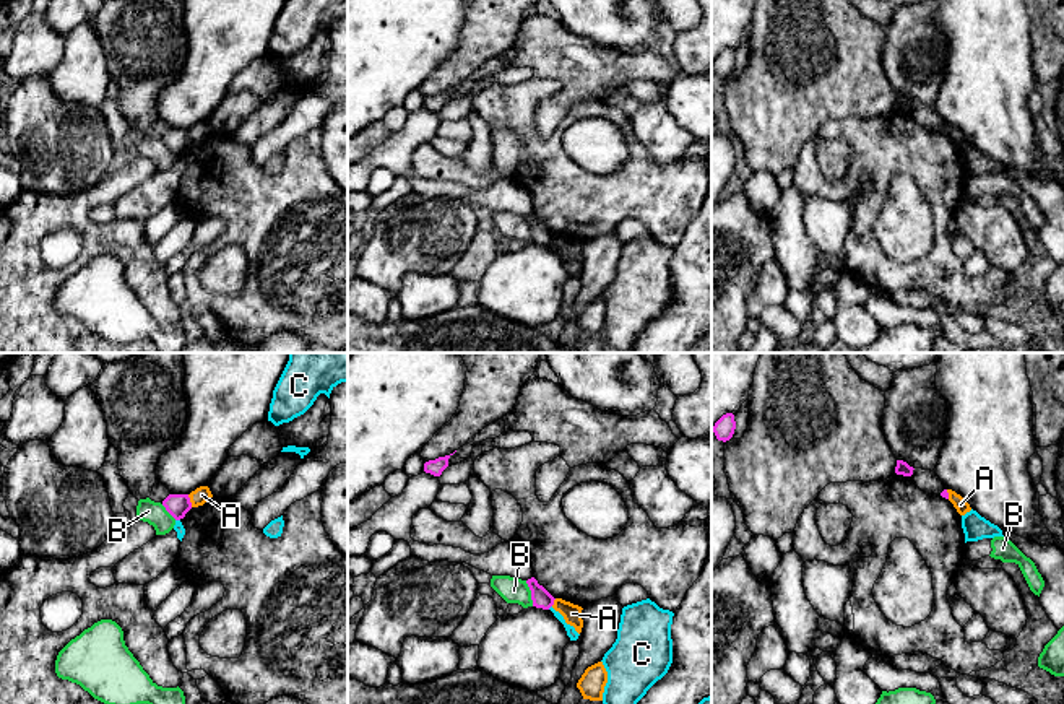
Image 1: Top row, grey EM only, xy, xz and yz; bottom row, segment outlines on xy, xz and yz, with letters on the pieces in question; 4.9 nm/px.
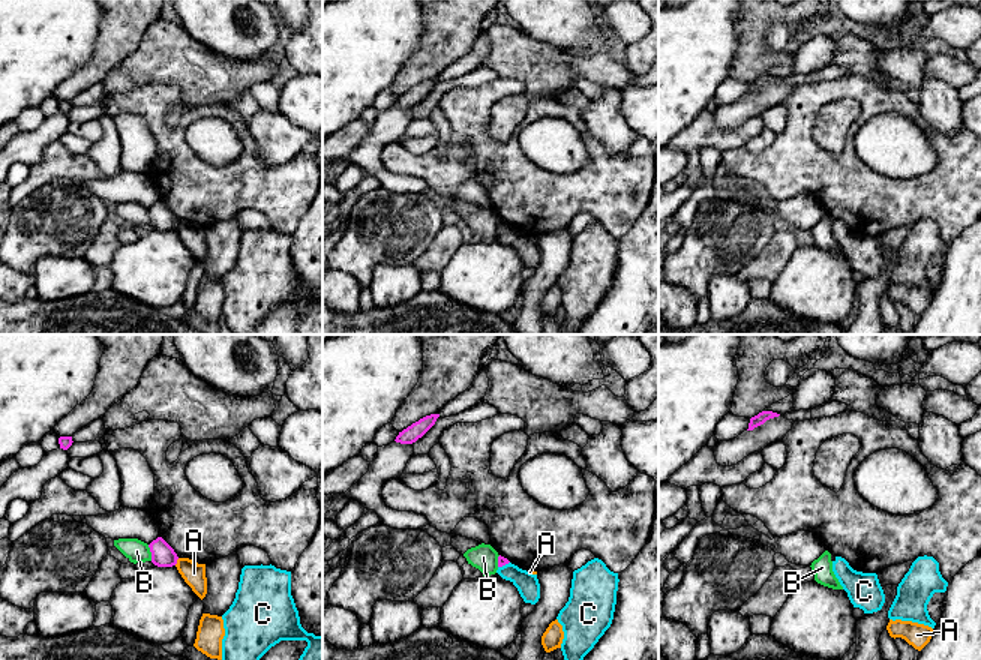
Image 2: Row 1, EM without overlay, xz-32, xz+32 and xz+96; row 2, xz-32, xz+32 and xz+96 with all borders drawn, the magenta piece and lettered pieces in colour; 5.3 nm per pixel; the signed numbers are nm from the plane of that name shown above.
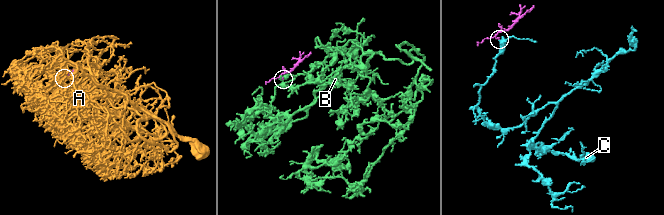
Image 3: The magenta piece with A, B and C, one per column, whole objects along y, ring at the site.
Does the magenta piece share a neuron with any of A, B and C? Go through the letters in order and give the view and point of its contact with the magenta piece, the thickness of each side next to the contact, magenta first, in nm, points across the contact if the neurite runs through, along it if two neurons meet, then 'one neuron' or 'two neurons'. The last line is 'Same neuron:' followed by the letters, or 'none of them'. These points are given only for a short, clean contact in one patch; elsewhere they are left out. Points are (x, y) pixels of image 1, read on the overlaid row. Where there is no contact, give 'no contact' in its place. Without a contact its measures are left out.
A: contact xy (189, 501); calibres 110 and 90 nm; border xy (187, 495), (192, 506); two neurons
B: contact xz (532, 594); calibres 100 and 130 nm; two neurons
C: contact xz (549, 607); calibres 100 and 50 nm; border xz (551, 605), (548, 608); two neurons
Same neuron: none of them

